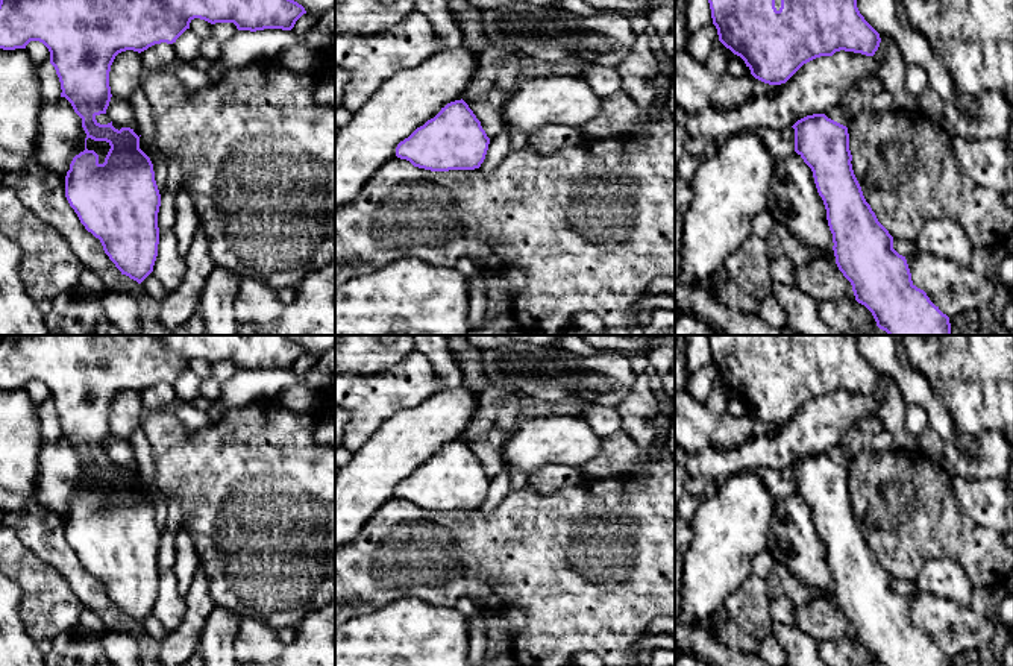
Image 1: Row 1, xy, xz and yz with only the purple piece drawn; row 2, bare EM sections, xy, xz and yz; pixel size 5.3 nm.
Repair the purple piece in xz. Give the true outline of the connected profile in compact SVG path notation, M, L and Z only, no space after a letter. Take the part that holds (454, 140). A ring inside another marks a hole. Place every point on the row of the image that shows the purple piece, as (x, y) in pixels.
M447 103L396 147L396 156L431 171L475 170L485 159L490 138L469 105Z

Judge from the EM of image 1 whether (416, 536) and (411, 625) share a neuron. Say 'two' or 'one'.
two

